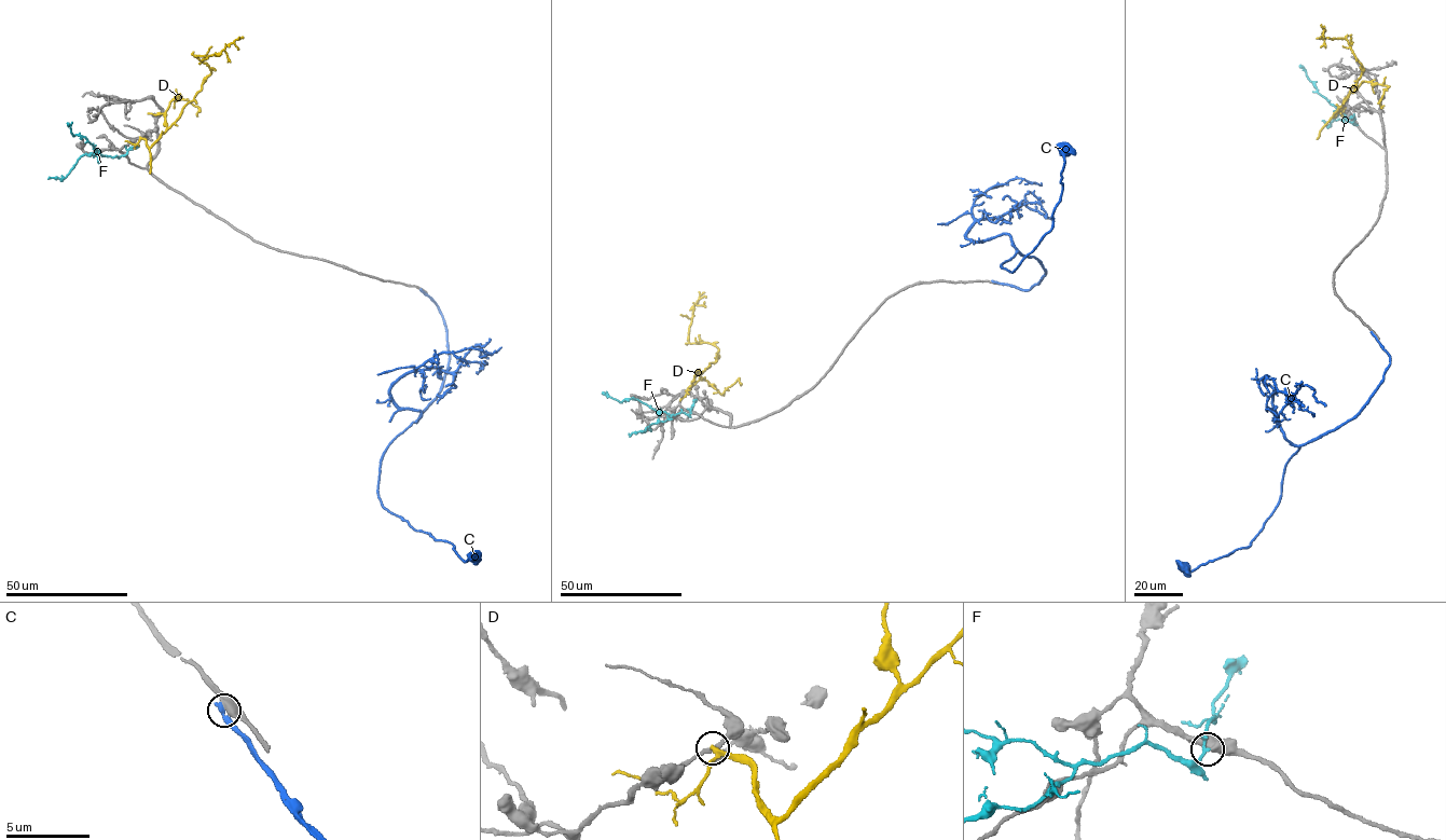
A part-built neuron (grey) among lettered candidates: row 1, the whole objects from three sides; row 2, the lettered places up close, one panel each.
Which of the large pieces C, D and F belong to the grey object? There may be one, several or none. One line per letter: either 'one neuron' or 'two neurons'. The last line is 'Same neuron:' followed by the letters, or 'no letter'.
C: two neurons
D: two neurons
F: two neurons
Same neuron: no letter

